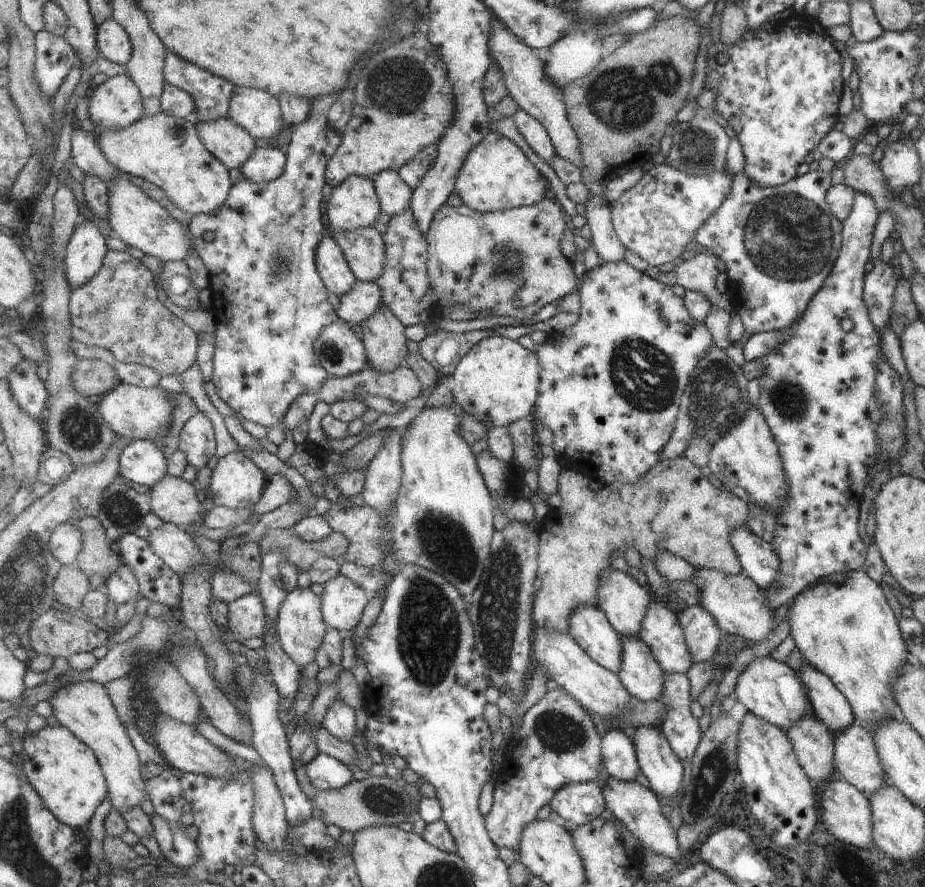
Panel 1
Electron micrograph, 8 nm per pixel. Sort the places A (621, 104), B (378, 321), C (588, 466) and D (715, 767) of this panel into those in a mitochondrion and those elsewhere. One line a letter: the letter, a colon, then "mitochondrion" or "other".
A: mitochondrion
B: other
C: other
D: mitochondrion

